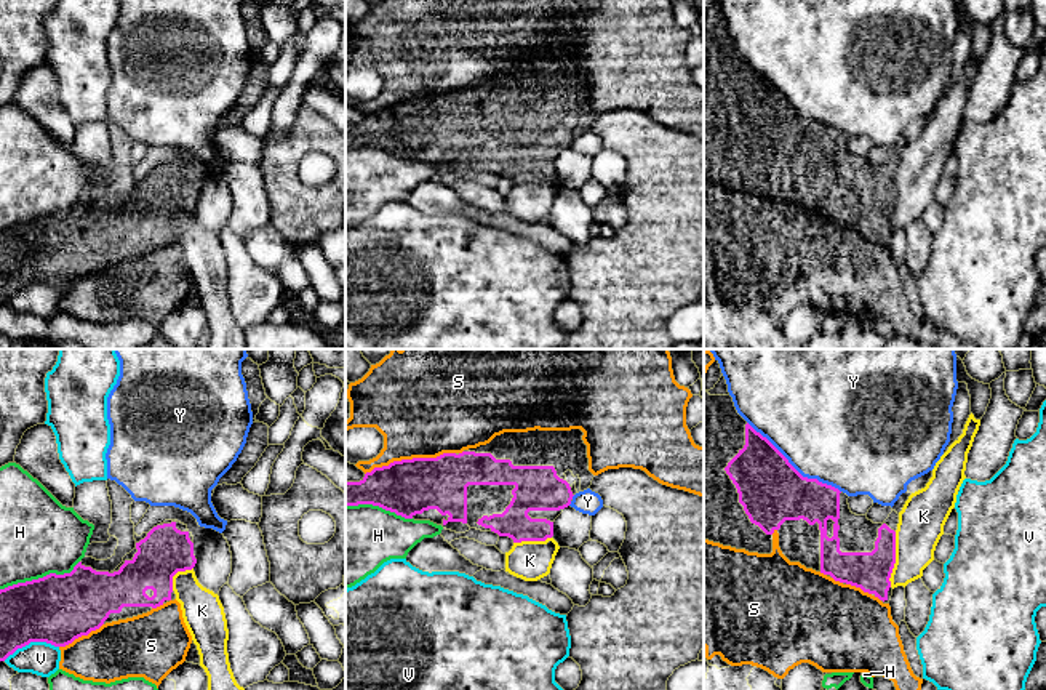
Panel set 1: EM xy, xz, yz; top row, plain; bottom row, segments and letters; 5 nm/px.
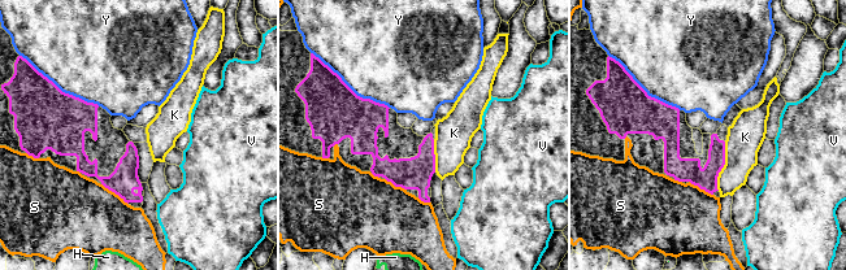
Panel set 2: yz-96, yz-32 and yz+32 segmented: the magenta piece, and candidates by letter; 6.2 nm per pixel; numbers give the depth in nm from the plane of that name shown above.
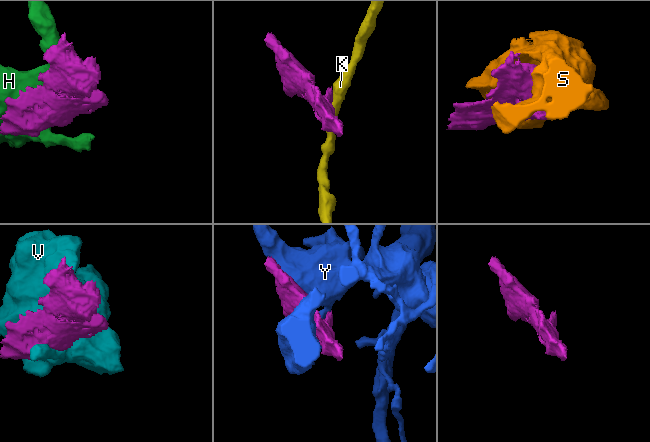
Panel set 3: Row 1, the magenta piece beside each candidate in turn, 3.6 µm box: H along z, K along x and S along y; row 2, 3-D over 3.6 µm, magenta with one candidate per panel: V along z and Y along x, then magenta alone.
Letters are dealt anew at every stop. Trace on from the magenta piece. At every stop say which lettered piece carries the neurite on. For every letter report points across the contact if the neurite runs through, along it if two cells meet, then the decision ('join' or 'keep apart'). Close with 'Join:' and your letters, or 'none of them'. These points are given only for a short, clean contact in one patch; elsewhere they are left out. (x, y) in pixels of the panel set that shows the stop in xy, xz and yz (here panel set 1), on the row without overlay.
H: keep apart
K: border along yz (896, 173), (896, 204), (890, 228); keep apart
S: keep apart
V: keep apart
Y: keep apart
Join: none of them

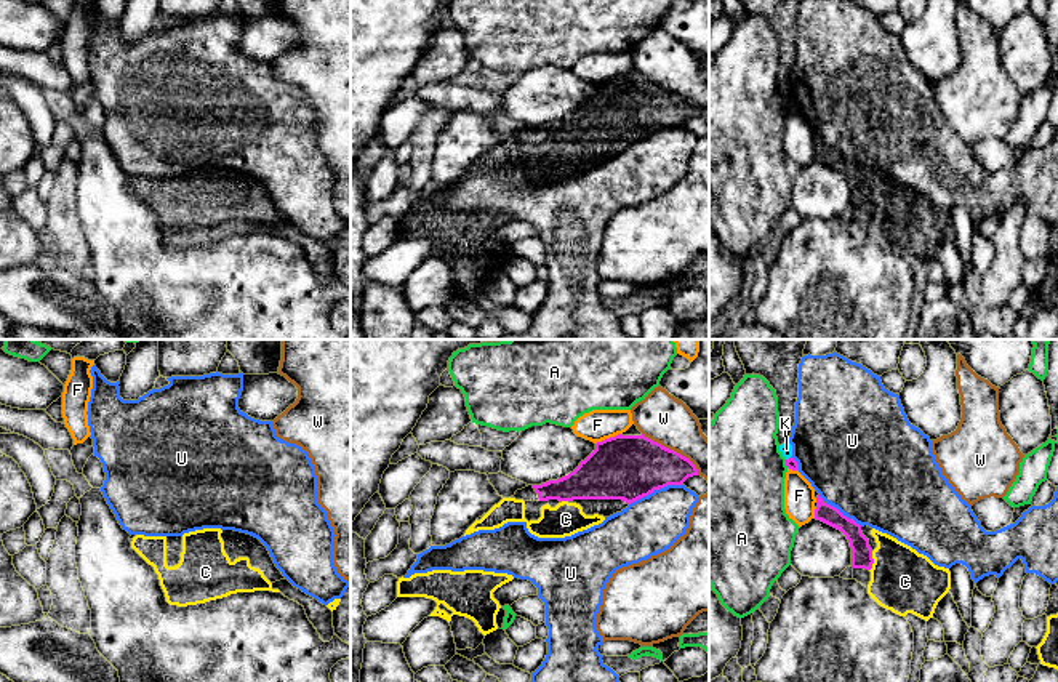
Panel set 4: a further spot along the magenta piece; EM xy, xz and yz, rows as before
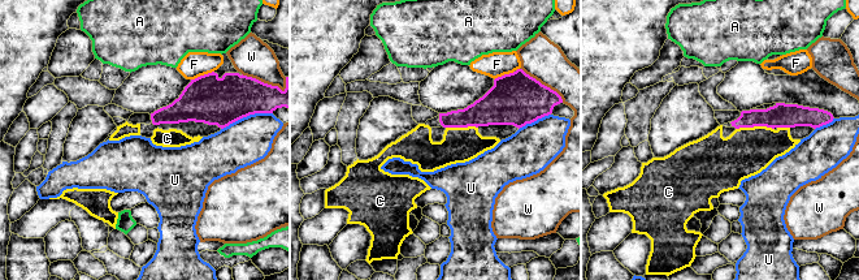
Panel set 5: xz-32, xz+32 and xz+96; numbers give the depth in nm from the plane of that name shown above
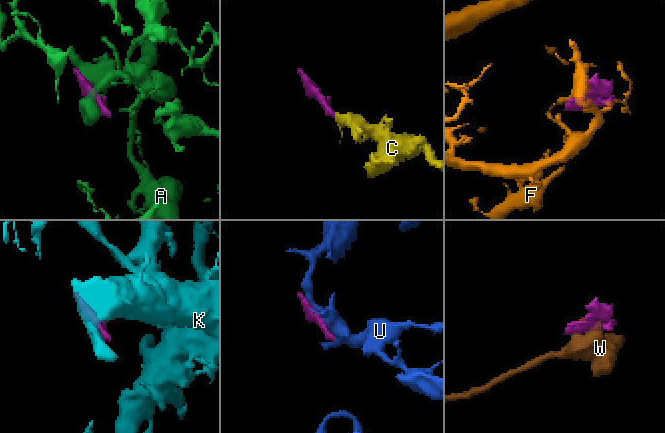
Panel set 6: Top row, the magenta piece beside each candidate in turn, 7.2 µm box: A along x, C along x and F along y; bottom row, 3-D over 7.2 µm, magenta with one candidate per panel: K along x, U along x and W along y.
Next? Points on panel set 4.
A: keep apart
C: join
F: keep apart
K: border along yz (791, 96), (786, 101); keep apart
U: keep apart
W: keep apart
Join: C

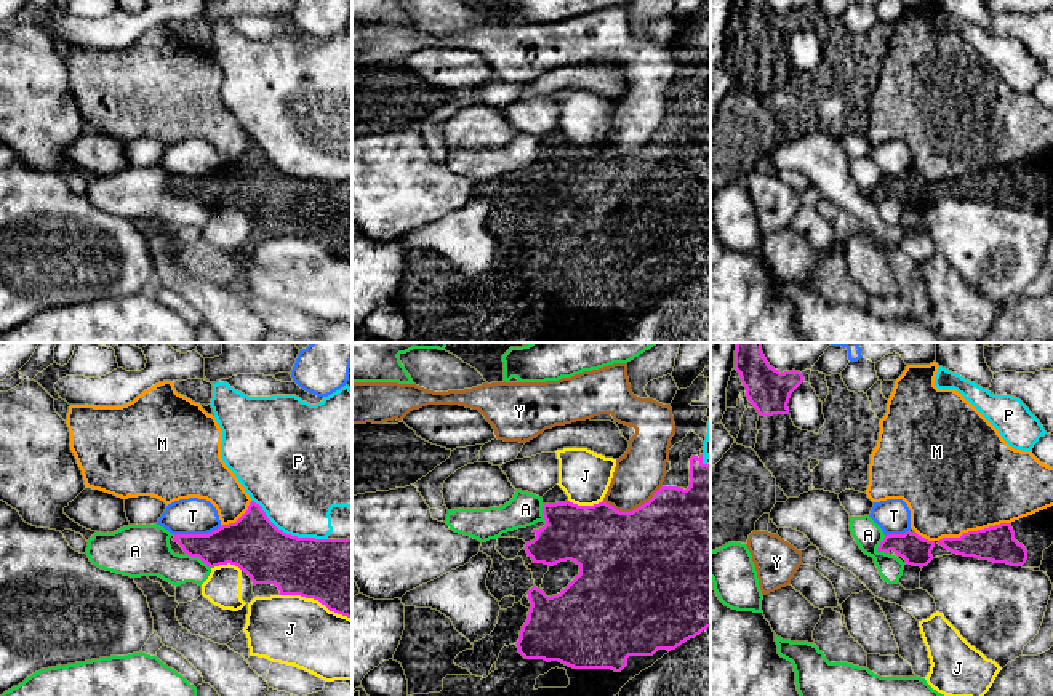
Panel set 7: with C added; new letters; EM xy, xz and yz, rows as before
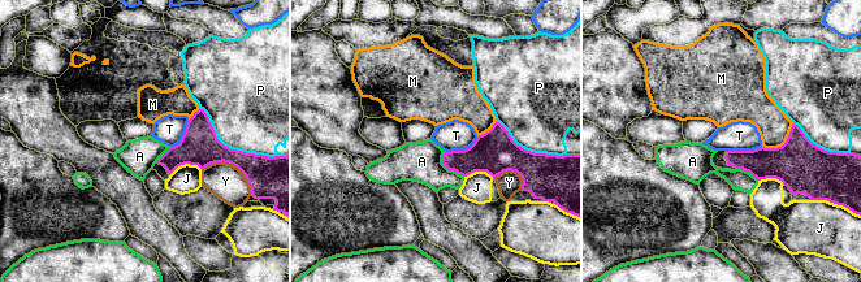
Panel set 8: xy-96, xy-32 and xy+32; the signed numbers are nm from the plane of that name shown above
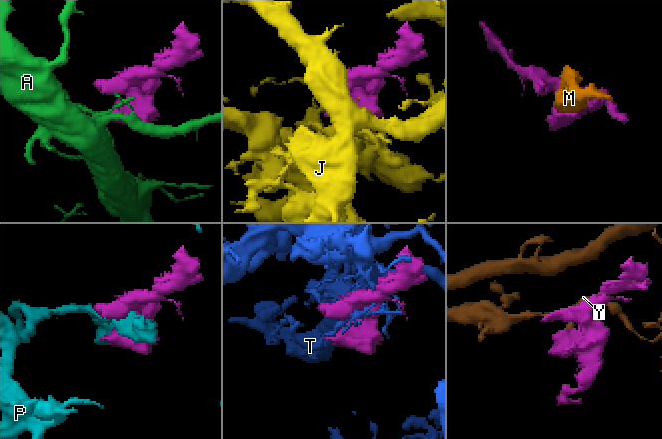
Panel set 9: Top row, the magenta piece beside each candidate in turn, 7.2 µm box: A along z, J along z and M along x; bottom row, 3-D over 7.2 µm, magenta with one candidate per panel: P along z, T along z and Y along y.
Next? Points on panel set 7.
A: border along yz (885, 178), (877, 194); keep apart
J: keep apart
M: keep apart
P: keep apart
T: keep apart
Y: border along xz (661, 127), (647, 143), (631, 152), (616, 152), (604, 143); keep apart
Join: none of them

